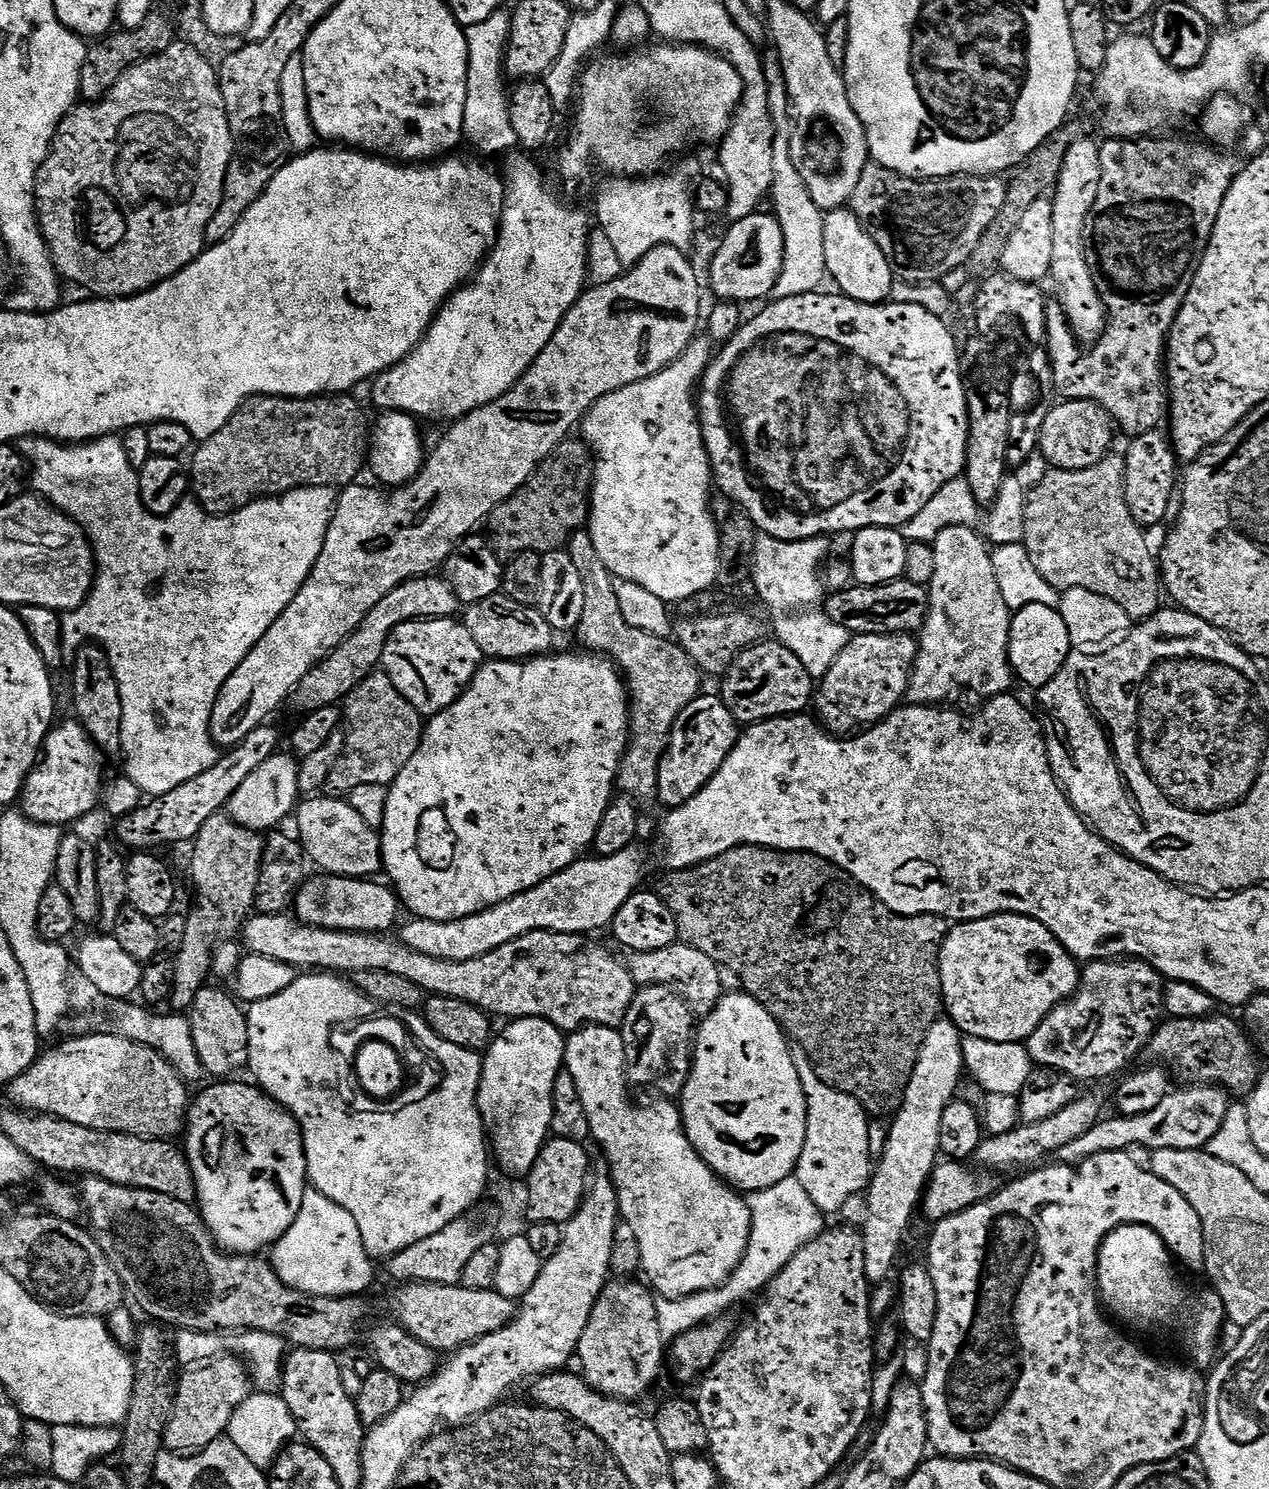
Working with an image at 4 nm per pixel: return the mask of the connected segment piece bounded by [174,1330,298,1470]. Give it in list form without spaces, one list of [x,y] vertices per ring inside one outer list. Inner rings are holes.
[[[180,1330],[174,1336],[175,1357],[181,1365],[192,1366],[197,1362],[209,1362],[221,1354],[235,1354],[247,1367],[251,1383],[262,1391],[249,1393],[242,1405],[234,1410],[228,1423],[227,1437],[234,1442],[238,1450],[246,1455],[256,1466],[269,1469],[275,1463],[281,1449],[291,1443],[298,1434],[296,1419],[290,1414],[290,1408],[281,1395],[270,1394],[281,1387],[286,1342],[281,1336],[265,1332],[237,1331],[235,1334],[217,1334],[215,1332],[189,1332]]]

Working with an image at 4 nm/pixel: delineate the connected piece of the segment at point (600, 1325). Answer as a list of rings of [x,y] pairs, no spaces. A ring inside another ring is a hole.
[[[616,1278],[605,1284],[586,1330],[576,1347],[576,1356],[580,1360],[579,1371],[592,1388],[598,1389],[604,1396],[634,1402],[640,1400],[657,1380],[660,1367],[666,1364],[666,1337],[658,1326],[657,1297],[643,1283],[635,1284],[632,1278]]]

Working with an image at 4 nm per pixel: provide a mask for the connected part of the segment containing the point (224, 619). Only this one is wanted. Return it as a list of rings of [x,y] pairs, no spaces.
[[[119,435],[101,436],[98,440],[89,440],[83,444],[66,444],[59,440],[43,438],[25,438],[19,441],[18,447],[24,453],[30,469],[30,488],[65,512],[67,516],[80,525],[92,543],[92,555],[96,558],[96,578],[92,582],[87,598],[72,612],[63,613],[61,637],[63,647],[68,650],[83,648],[91,642],[104,649],[108,655],[110,666],[116,675],[118,690],[122,694],[122,761],[123,775],[136,783],[145,797],[165,796],[174,790],[174,786],[182,786],[182,782],[190,782],[190,778],[198,778],[210,766],[220,759],[222,752],[210,734],[210,714],[214,710],[214,702],[222,690],[222,686],[238,670],[238,666],[250,654],[253,646],[274,626],[274,622],[294,602],[294,594],[302,590],[310,570],[314,570],[314,562],[318,562],[318,554],[322,554],[322,542],[326,542],[326,530],[332,521],[336,509],[338,492],[335,488],[296,488],[292,492],[284,492],[281,496],[270,496],[255,500],[250,506],[233,512],[231,516],[213,516],[206,512],[195,499],[185,498],[170,514],[155,516],[142,506],[142,498],[138,490],[139,471],[130,466],[123,450],[123,442]]]

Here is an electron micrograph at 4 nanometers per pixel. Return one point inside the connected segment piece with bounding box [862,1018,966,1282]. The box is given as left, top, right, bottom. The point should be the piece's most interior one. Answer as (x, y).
(912, 1151)

